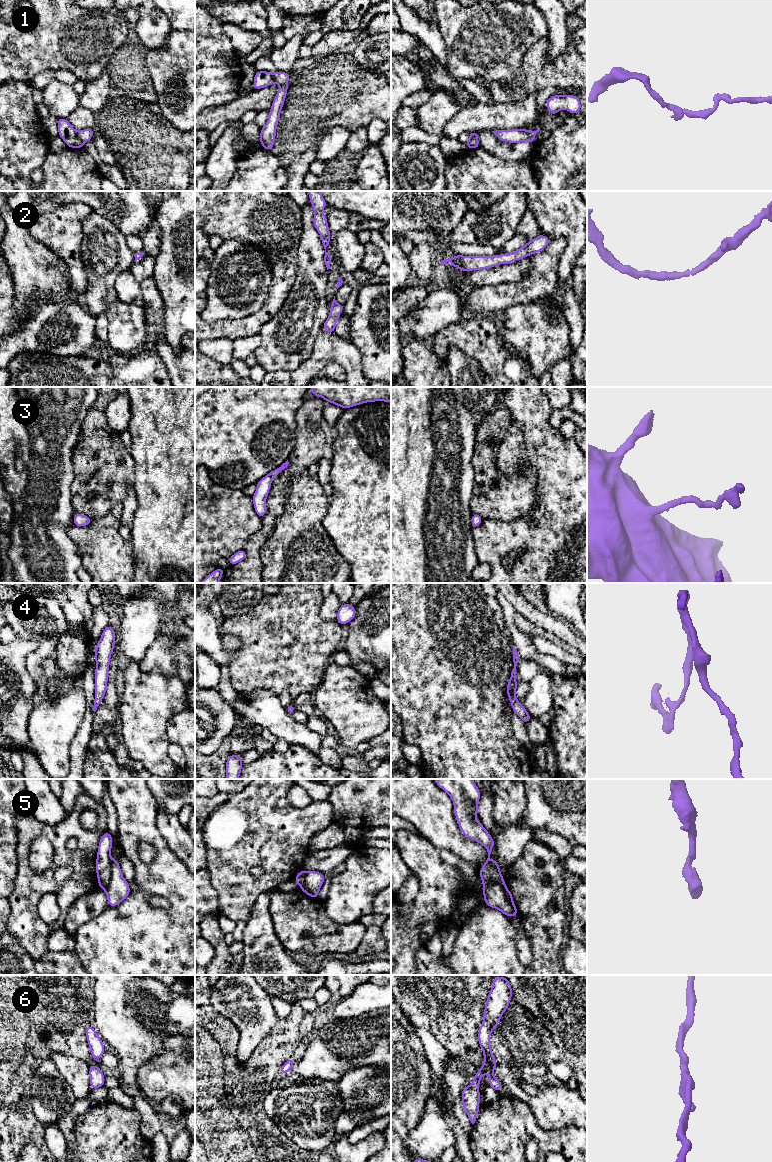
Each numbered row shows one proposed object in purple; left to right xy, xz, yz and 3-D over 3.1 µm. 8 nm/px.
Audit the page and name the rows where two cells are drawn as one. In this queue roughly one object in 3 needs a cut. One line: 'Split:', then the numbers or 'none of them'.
Split: 1, 5

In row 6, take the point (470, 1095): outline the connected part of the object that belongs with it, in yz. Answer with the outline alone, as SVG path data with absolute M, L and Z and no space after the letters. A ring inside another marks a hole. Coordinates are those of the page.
M498 976L492 981L490 993L485 1002L483 1022L478 1030L478 1043L484 1054L484 1062L481 1068L474 1074L473 1082L463 1088L461 1092L465 1113L472 1124L475 1123L480 1110L481 1094L478 1086L481 1083L481 1077L484 1074L488 1074L490 1076L489 1086L496 1092L502 1090L502 1083L493 1074L498 1062L493 1057L489 1040L494 1028L499 1026L501 1016L508 1009L512 994L513 989L508 978Z

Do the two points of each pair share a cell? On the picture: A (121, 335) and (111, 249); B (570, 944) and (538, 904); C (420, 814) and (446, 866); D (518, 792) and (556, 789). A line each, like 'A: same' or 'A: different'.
A: same
B: different
C: different
D: different

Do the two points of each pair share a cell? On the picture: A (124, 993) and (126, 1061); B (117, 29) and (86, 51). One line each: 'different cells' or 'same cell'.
A: same cell
B: same cell

